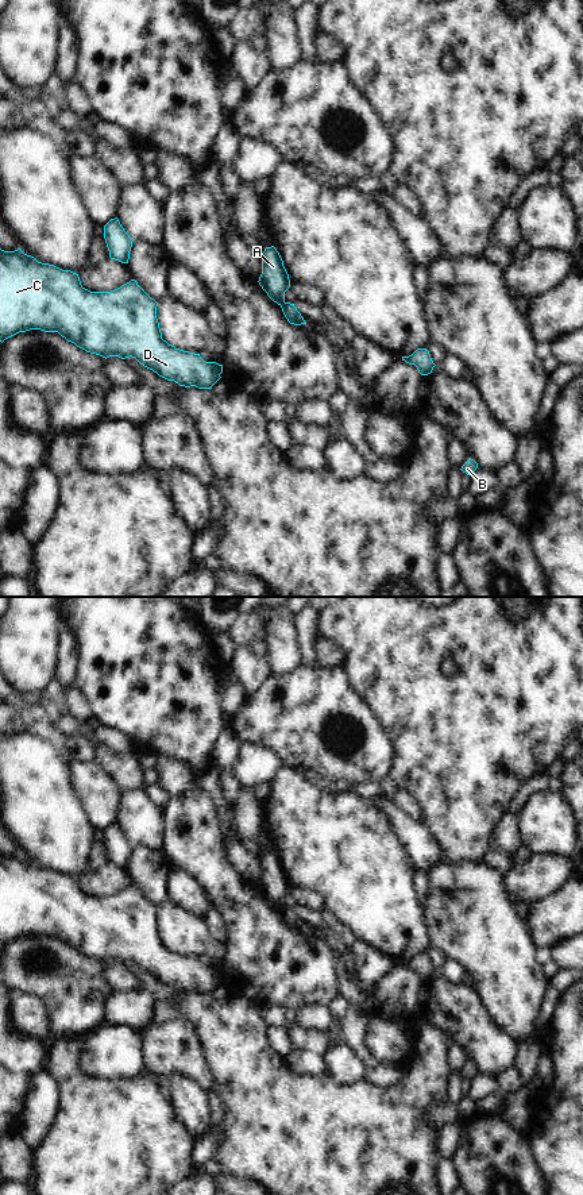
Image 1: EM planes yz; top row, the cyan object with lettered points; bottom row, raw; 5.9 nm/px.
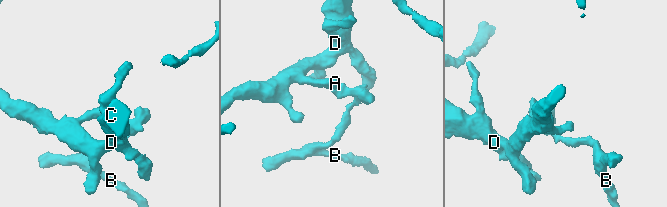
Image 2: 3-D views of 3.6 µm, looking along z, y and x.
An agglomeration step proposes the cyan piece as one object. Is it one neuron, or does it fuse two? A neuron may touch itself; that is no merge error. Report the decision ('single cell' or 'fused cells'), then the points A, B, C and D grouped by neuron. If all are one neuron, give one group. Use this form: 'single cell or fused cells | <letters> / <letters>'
fused cells | A C D / B

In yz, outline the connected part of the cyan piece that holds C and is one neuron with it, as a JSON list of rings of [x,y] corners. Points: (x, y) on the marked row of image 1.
[[[0,248],[0,342],[30,329],[58,332],[67,342],[86,352],[103,358],[119,356],[121,359],[135,358],[140,365],[152,370],[159,377],[174,381],[179,386],[212,389],[221,378],[223,365],[205,362],[200,354],[175,348],[162,339],[157,319],[158,302],[151,298],[135,280],[111,292],[90,292],[81,285],[78,274],[62,270],[54,265],[38,262],[34,257],[24,254],[20,248],[4,251]]]

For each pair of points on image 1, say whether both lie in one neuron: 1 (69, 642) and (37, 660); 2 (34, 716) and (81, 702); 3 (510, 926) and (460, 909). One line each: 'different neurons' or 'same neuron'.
1: different neurons
2: different neurons
3: same neuron

